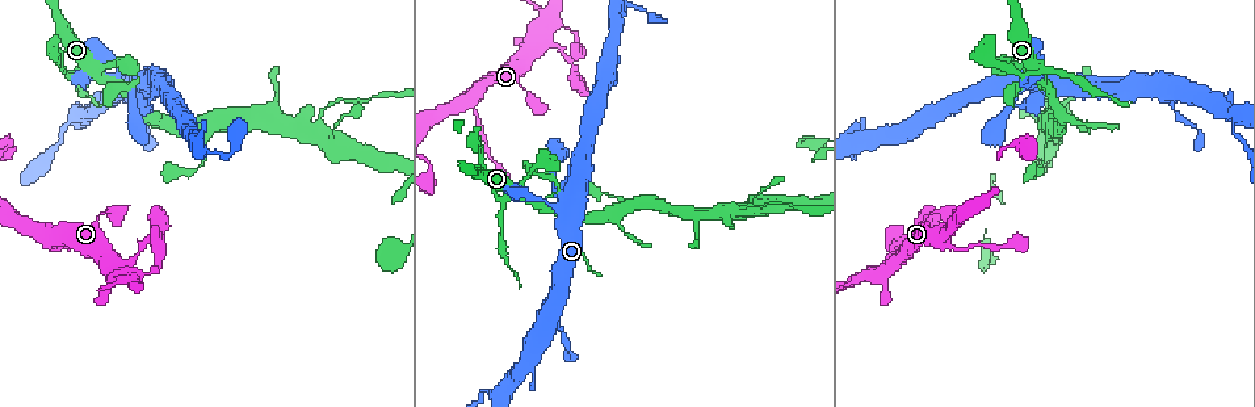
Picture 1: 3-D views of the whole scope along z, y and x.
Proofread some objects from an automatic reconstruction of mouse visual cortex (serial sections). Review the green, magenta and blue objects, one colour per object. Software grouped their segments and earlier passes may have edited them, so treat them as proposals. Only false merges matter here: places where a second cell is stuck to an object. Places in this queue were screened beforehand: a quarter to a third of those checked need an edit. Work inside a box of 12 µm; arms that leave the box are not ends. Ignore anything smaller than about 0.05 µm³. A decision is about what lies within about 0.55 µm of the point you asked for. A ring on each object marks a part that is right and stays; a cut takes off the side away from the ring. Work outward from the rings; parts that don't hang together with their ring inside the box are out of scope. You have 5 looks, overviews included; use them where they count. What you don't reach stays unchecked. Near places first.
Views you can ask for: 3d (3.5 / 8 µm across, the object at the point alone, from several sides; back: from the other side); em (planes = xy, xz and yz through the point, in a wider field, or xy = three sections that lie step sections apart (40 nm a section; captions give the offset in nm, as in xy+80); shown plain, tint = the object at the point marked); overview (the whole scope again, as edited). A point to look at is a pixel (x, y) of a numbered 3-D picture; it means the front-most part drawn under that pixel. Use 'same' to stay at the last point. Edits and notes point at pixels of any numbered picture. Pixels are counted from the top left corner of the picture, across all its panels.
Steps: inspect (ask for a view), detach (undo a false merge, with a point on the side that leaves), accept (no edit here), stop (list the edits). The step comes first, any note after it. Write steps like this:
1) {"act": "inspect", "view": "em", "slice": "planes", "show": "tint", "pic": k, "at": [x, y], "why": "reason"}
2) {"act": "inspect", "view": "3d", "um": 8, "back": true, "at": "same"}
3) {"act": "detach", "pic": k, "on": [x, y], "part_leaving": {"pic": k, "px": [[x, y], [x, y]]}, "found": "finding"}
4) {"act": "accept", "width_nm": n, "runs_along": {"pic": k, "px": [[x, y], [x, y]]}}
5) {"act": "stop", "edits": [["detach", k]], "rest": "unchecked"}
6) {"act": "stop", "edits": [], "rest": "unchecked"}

{"act": "inspect", "view": "3d", "um": 3.5, "pic": 1, "at": [489, 391], "why": "sharp bend"}

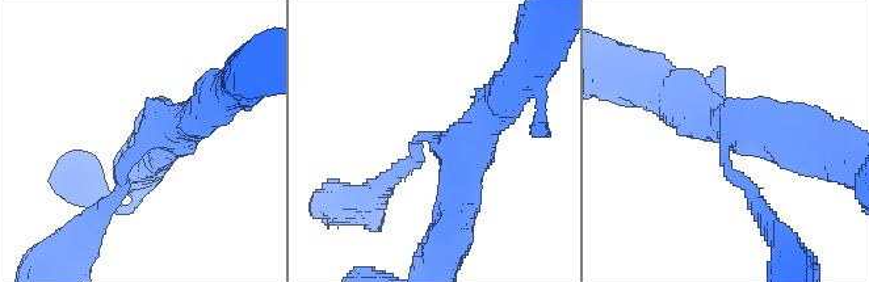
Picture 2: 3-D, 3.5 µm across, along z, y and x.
{"act": "inspect", "view": "em", "slice": "xy", "step": 1, "show": "plain", "pic": 2, "at": [435, 136], "arms": 4, "arm_widths_nm": [200, 450, 500, 500], "why": "need the tissue"}

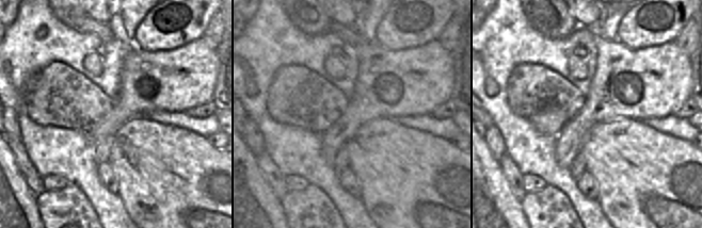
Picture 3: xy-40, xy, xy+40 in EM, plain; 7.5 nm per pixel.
{"act": "inspect", "view": "em", "slice": "xy", "step": 1, "show": "tint", "at": "same", "why": "where the object lies"}

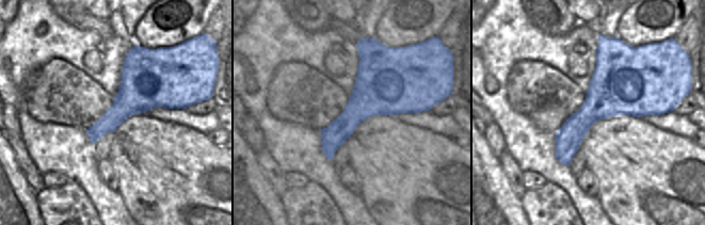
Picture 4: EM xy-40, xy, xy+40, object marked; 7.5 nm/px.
{"act": "accept", "runs_along": {"pic": 2, "px": [[202, 112], [158, 129], [101, 209]]}, "found": "continuous, no second cell"}

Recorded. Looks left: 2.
{"act": "inspect", "view": "3d", "um": 3.5, "pic": 1, "at": [1051, 71], "why": "three-way junction"}

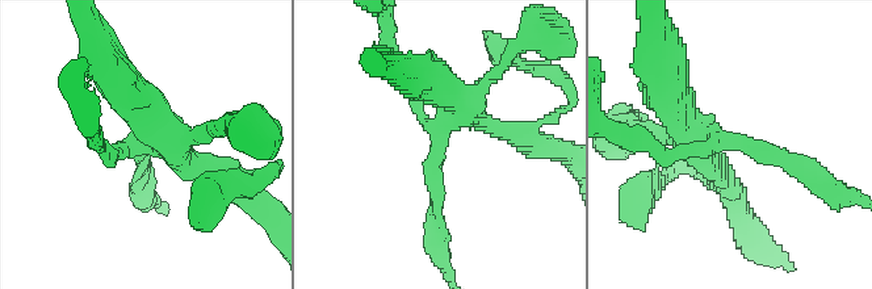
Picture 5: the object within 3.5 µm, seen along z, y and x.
{"act": "inspect", "view": "em", "slice": "planes", "show": "tint", "pic": 5, "at": [431, 152], "arms": 3, "arm_widths_nm": [150, 200, 400], "why": "need the tissue"}

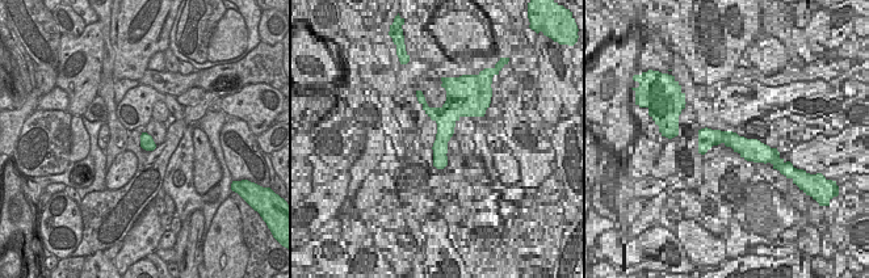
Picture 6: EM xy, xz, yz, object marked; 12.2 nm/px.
{"act": "detach", "pic": 5, "on": [440, 226], "part_leaving": {"pic": 5, "px": [[764, 150], [862, 202]]}, "found": "a second cell is stuck on"}

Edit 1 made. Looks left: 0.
{"act": "stop", "edits": [["detach", 5]], "rest": "unchecked"}

